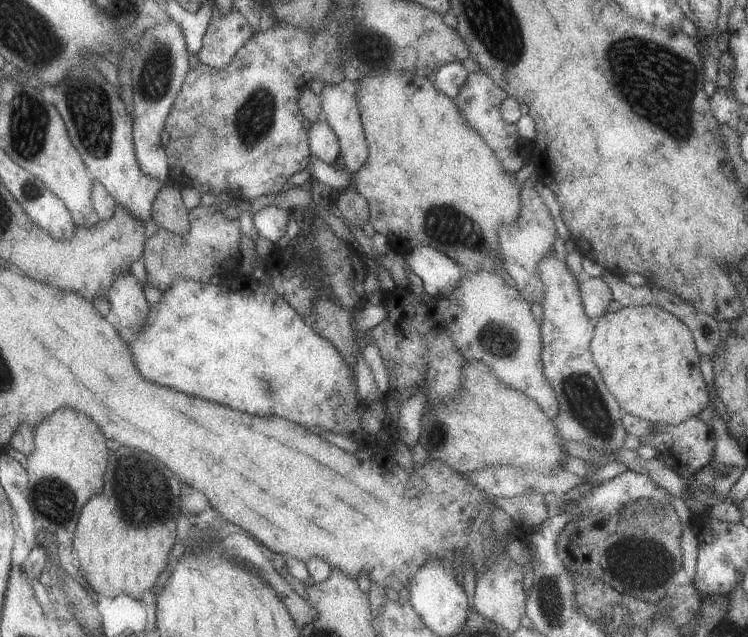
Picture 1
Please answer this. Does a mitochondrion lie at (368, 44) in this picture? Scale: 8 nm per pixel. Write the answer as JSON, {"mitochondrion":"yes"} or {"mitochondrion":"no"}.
{"mitochondrion":"yes"}

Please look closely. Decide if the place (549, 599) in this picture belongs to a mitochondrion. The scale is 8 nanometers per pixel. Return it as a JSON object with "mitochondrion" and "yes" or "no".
{"mitochondrion":"yes"}

